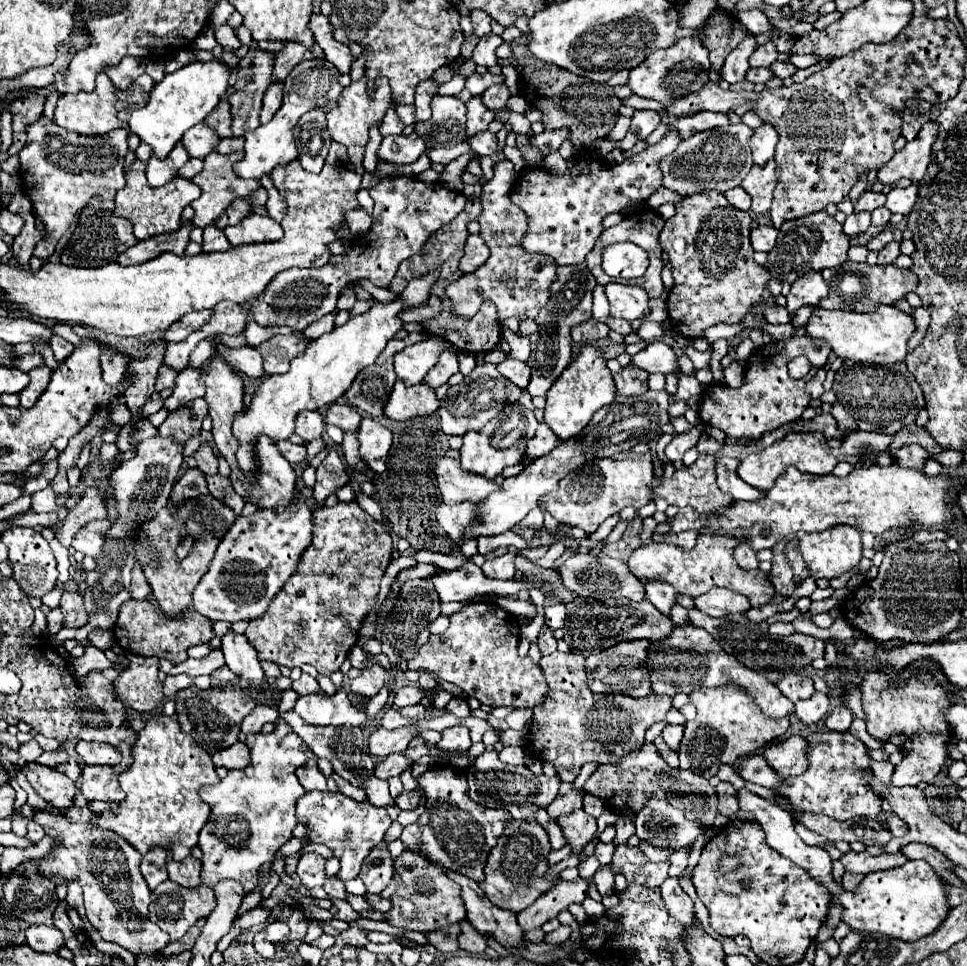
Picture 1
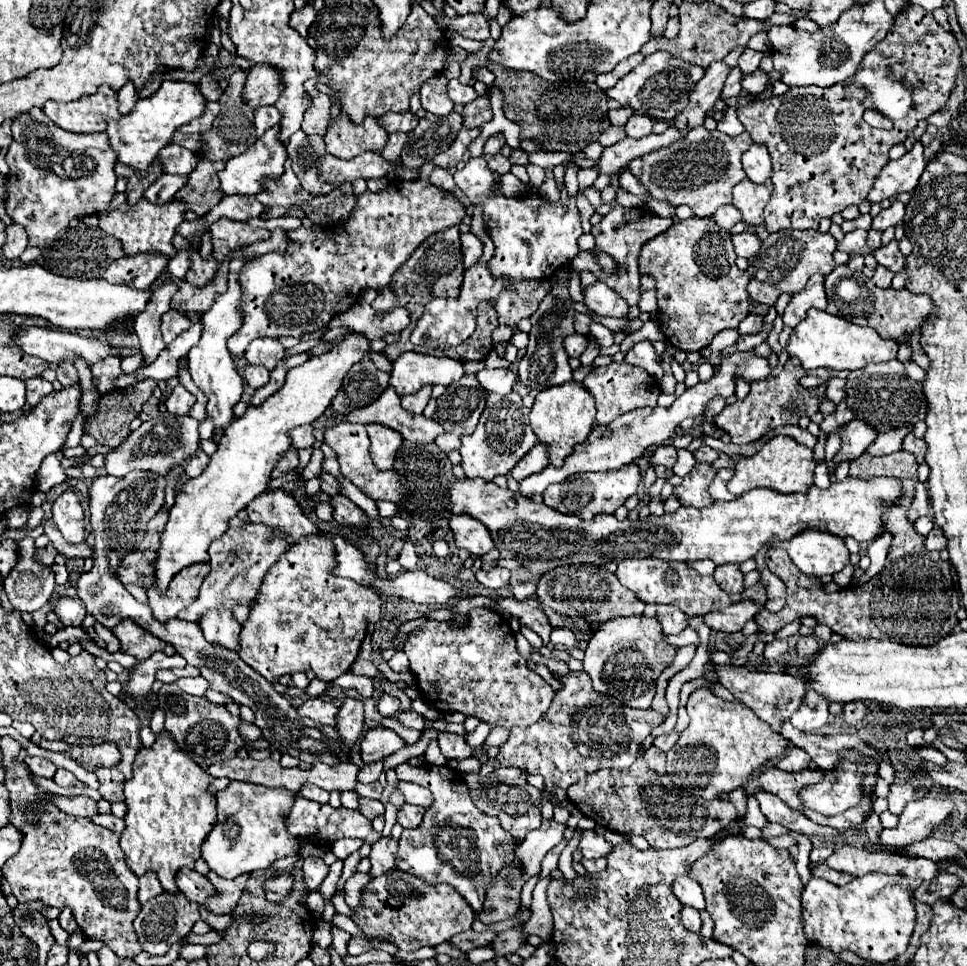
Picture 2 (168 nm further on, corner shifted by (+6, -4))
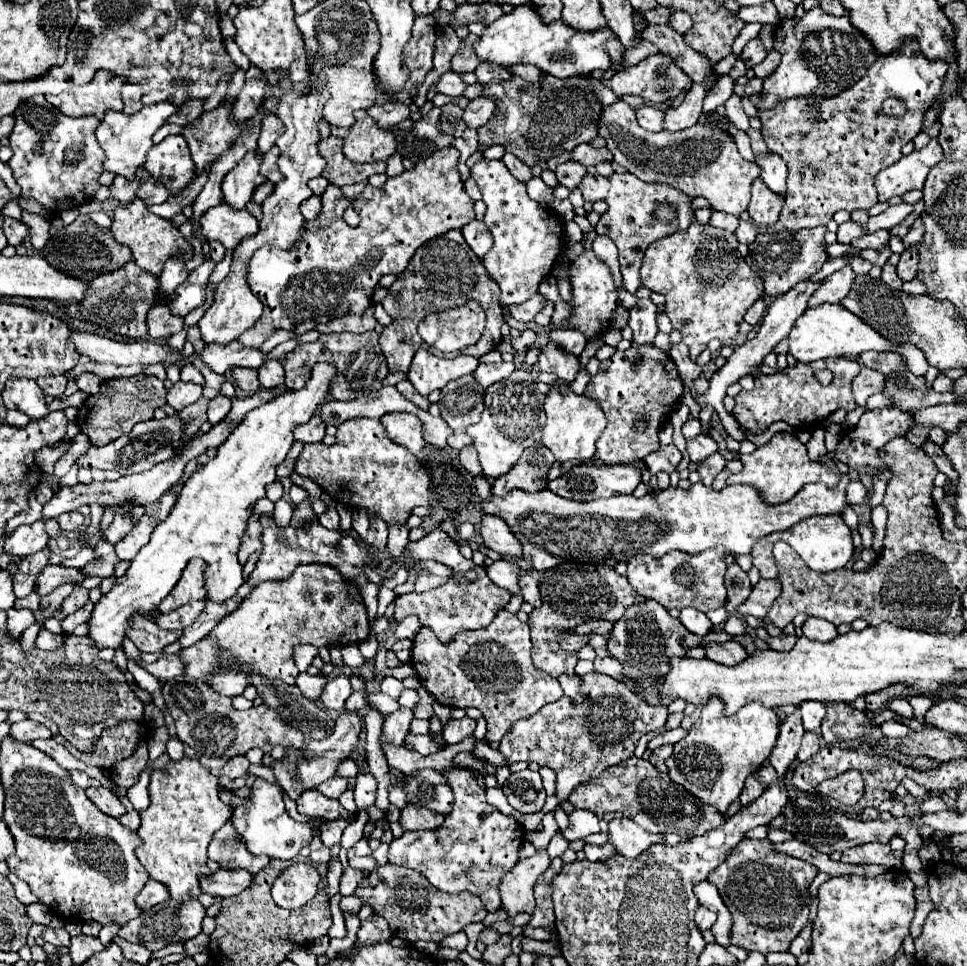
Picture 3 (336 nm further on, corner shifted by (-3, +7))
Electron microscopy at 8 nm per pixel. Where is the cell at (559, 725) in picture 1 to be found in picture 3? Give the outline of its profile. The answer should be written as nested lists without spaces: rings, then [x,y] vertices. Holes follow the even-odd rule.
[[[590,672],[582,676],[582,692],[588,692],[586,702],[574,704],[570,698],[560,698],[558,702],[546,704],[538,714],[518,720],[512,732],[500,740],[500,752],[510,762],[536,762],[548,766],[556,772],[556,796],[568,800],[570,792],[592,778],[596,778],[606,768],[626,760],[634,754],[640,730],[646,724],[646,732],[658,730],[666,724],[666,706],[650,706],[640,700],[634,692],[628,692],[624,684],[618,684],[606,674]],[[602,714],[602,716],[600,716]],[[614,714],[614,716],[606,716]],[[626,714],[626,716],[616,716]],[[628,714],[638,714],[634,720]],[[622,722],[622,724],[620,724]]]

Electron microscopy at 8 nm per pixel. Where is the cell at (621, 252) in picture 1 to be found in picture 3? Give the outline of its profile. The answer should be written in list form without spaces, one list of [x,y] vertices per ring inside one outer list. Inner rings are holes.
[[[480,160],[472,168],[472,178],[480,186],[482,200],[486,204],[484,224],[494,238],[494,246],[482,258],[482,264],[490,278],[500,286],[500,306],[510,308],[522,304],[538,292],[538,284],[554,268],[556,258],[562,252],[562,222],[550,208],[542,208],[538,202],[528,198],[526,186],[510,176],[502,160]]]

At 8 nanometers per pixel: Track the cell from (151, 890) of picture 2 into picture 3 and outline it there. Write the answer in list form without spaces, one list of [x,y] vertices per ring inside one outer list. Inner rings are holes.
[[[148,880],[146,886],[142,888],[142,892],[136,896],[136,904],[138,904],[138,908],[148,910],[148,908],[152,908],[152,906],[156,906],[160,902],[166,902],[168,898],[170,898],[170,894],[160,882]]]

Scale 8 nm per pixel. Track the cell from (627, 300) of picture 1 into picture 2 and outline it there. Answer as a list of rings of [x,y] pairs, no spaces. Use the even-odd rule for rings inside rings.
[[[601,281],[587,287],[583,291],[583,295],[585,295],[585,305],[597,315],[627,317],[627,313],[629,313],[629,303],[625,303],[625,299],[621,299],[617,295],[617,291],[613,291],[611,287],[607,287]]]

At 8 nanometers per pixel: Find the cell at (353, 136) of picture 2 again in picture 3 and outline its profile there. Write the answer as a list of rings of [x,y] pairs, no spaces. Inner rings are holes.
[[[364,118],[356,122],[352,128],[354,136],[344,138],[344,156],[356,164],[374,162],[374,160],[388,160],[396,154],[396,140],[390,130],[374,126],[372,118]]]

